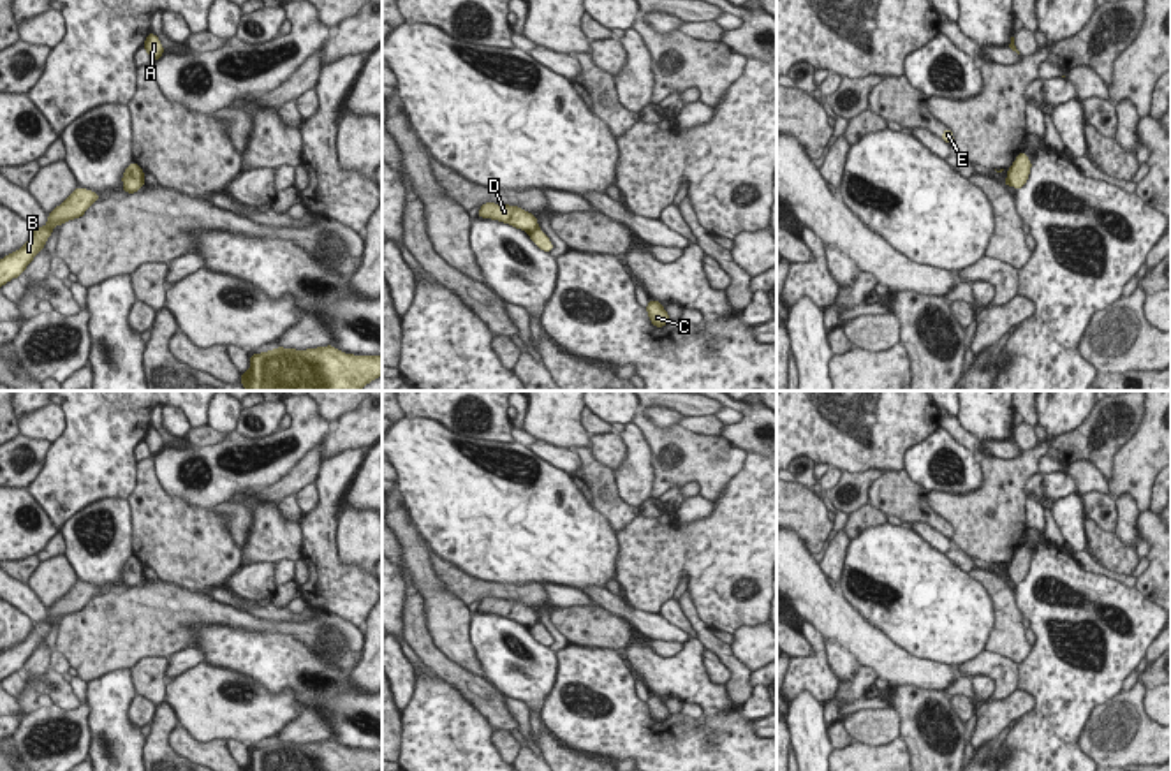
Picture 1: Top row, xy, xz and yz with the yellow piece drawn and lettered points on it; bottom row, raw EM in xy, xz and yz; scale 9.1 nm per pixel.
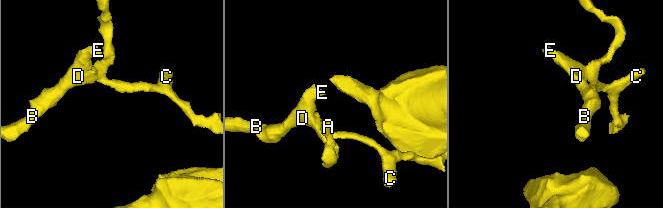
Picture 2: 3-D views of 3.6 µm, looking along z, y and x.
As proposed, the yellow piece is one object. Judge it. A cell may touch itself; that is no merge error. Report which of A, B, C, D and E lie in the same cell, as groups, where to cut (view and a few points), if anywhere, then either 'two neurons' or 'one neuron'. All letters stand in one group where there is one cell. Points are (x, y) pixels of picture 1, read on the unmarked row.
groups A C / B D E; cut xz (537, 620), (529, 627); two neurons

